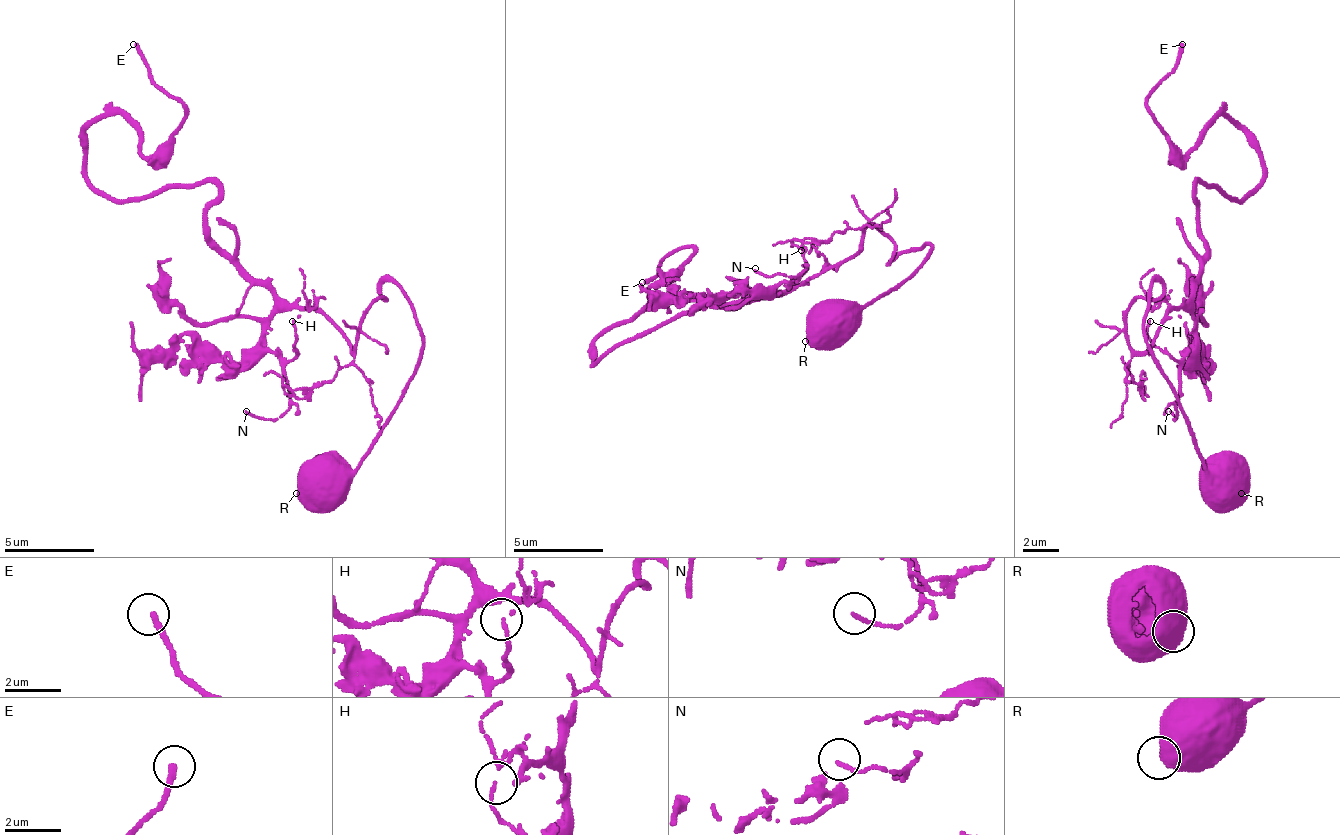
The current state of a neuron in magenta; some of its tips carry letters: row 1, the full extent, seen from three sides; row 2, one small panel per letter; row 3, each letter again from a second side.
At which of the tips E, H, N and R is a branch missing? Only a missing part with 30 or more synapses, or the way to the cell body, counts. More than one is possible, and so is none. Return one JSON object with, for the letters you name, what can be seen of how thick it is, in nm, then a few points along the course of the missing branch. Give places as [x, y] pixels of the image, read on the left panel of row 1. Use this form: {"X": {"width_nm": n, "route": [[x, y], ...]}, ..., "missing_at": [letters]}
{"E": {"width_nm": 240}, "missing_at": ["E"]}

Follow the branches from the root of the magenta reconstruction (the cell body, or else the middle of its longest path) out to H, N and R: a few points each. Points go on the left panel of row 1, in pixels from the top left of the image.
H: (251, 275), (274, 298), (265, 348), (287, 361), (296, 348), (296, 325), (292, 321)
N: (251, 275), (274, 298), (265, 348), (283, 370), (287, 407), (274, 420), (246, 411)
R: (251, 275), (314, 307), (351, 352), (391, 280), (423, 339), (378, 443), (296, 493)

